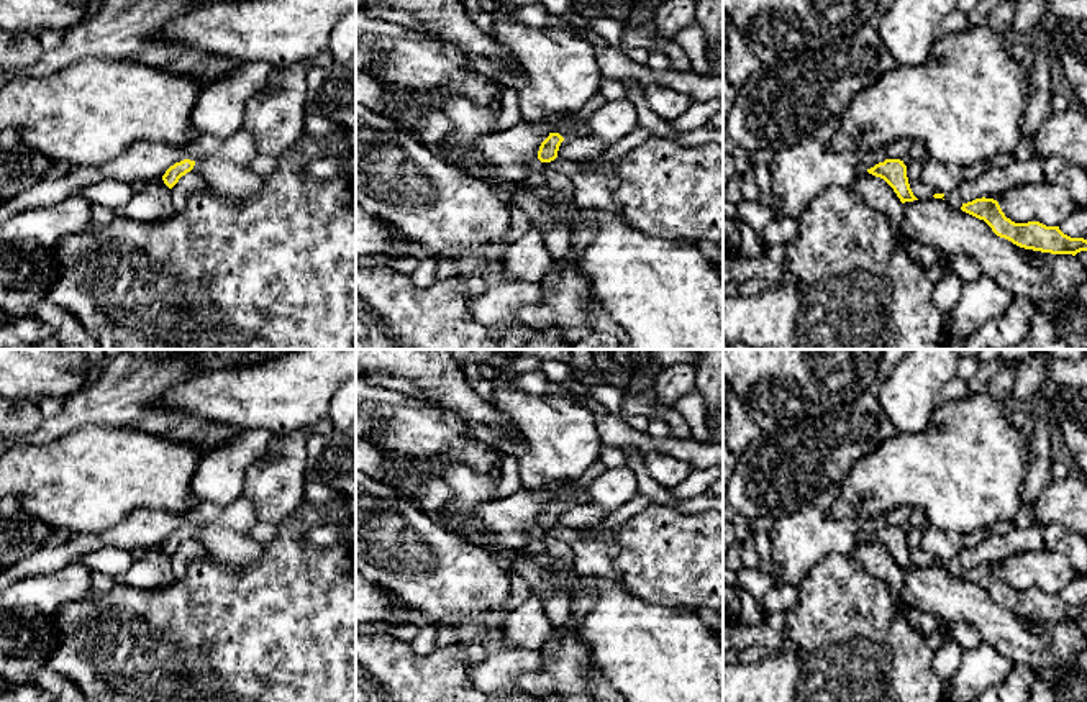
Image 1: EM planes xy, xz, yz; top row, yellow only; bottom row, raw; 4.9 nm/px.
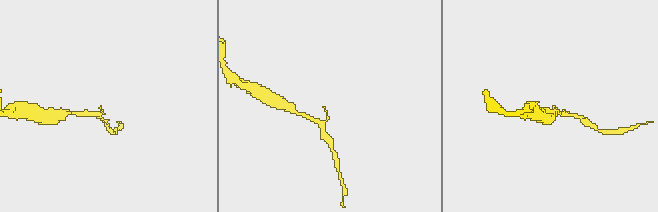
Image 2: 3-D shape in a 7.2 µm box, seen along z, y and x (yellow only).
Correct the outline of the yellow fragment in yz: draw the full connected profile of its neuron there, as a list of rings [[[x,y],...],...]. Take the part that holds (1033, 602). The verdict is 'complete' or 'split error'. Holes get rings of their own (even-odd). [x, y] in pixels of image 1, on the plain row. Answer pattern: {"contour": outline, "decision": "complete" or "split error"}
{"contour": [[[976,566],[962,571],[961,577],[984,587],[997,604],[1025,617],[1072,623],[1080,618],[1087,618],[1087,607],[1071,605],[1064,602],[1059,594],[1046,594],[1039,589],[1012,589],[1005,584],[998,569],[994,566]]], "decision": "complete"}

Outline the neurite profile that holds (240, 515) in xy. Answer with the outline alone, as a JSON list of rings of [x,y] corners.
[[[239,497],[228,505],[198,502],[185,517],[161,510],[138,510],[121,525],[100,535],[79,535],[62,546],[41,549],[5,569],[0,569],[0,592],[10,584],[39,574],[49,574],[79,561],[82,556],[103,546],[125,551],[134,548],[162,546],[166,538],[184,526],[203,528],[218,525],[244,536],[259,523],[254,505],[248,497]]]

